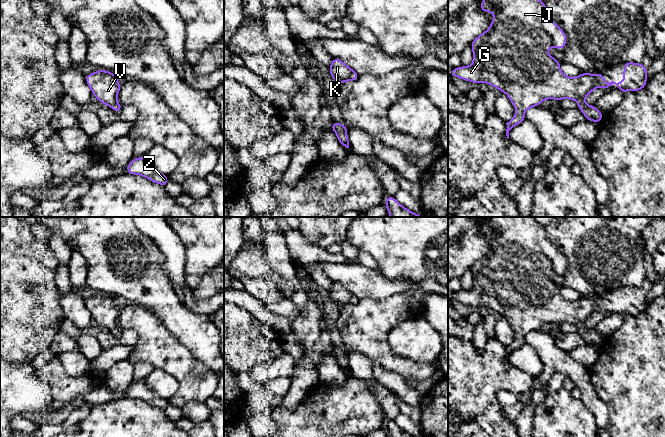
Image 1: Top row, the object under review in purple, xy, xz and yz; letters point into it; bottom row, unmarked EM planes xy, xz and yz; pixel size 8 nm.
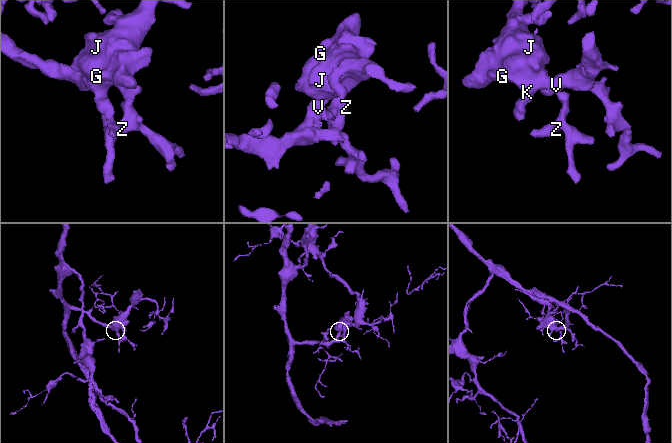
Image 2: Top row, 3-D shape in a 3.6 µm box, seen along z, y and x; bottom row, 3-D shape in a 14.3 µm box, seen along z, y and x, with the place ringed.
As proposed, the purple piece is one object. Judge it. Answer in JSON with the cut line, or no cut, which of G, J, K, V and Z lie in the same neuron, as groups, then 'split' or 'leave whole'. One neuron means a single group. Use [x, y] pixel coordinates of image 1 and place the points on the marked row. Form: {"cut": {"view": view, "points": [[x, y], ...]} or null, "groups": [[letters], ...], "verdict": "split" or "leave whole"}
{"cut": null, "groups": [["G", "J", "K", "V", "Z"]], "verdict": "leave whole"}

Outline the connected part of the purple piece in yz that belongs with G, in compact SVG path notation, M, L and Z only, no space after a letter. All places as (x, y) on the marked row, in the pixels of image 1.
M482 0L480 9L485 13L492 12L494 14L493 20L489 28L477 36L470 45L473 50L472 65L453 68L450 71L450 75L465 81L473 82L474 84L480 82L487 83L508 96L516 110L516 113L512 119L506 123L506 136L508 139L509 131L526 120L524 115L525 111L534 106L539 106L544 100L574 100L577 102L578 108L585 115L585 118L588 121L593 121L599 124L604 114L594 105L588 105L585 103L586 96L591 94L595 88L598 87L608 90L611 89L611 86L614 83L616 83L616 88L623 94L626 91L636 92L646 87L647 67L645 67L642 63L623 63L624 71L622 84L620 84L618 80L610 78L609 85L607 86L601 72L596 74L581 72L576 77L568 77L564 75L560 69L560 61L553 58L546 50L548 48L565 48L567 37L563 29L560 28L547 13L546 3L540 0Z

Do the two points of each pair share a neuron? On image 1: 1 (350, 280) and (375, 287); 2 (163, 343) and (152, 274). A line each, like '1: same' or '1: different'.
1: same
2: different

